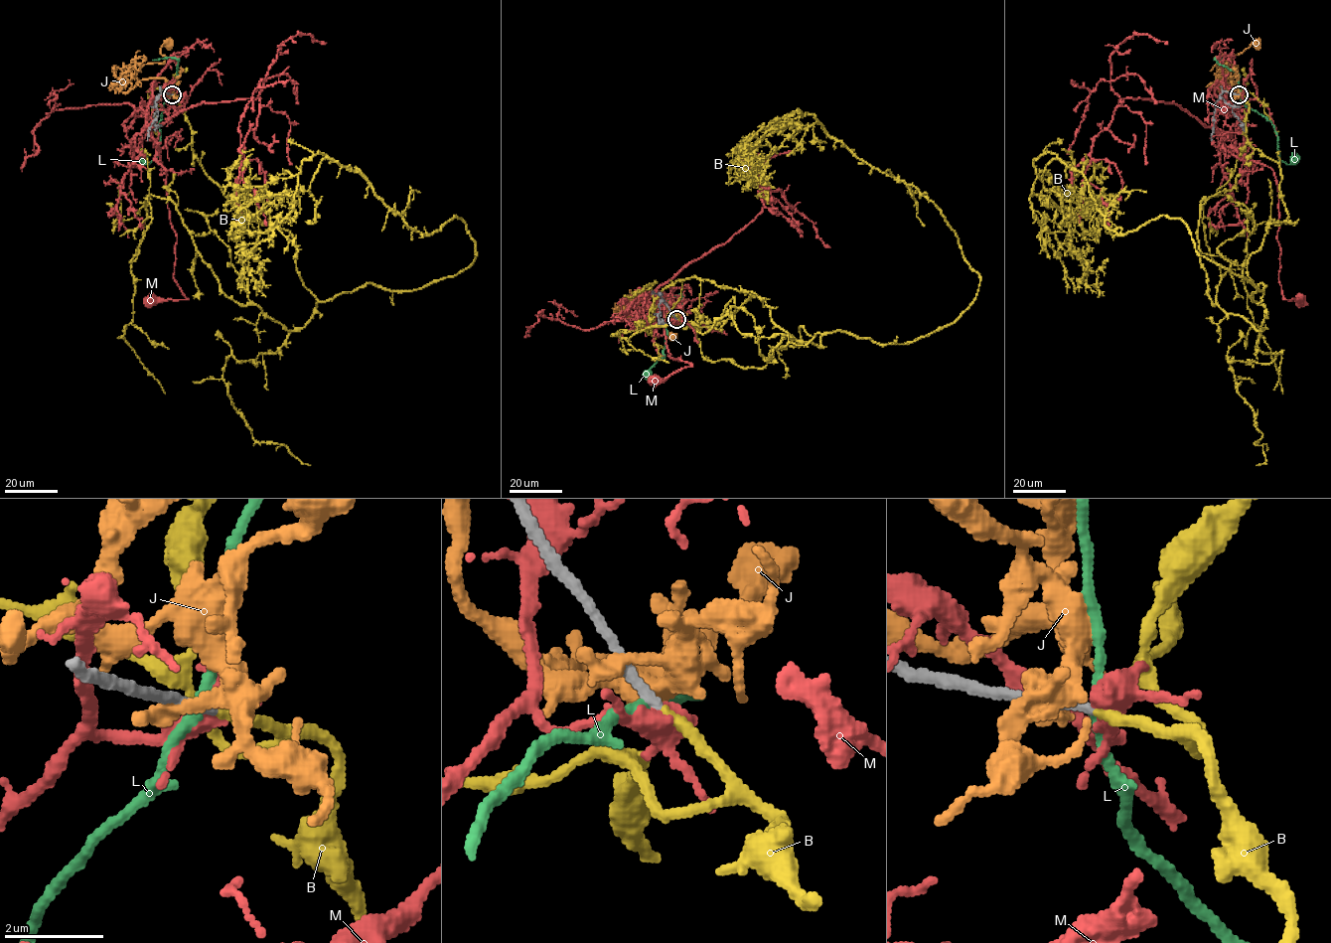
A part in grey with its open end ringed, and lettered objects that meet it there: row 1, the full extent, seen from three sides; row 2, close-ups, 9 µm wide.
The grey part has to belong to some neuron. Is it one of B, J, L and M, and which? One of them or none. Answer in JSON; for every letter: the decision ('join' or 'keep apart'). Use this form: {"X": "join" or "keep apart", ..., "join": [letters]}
{"B": "join", "J": "keep apart", "L": "keep apart", "M": "keep apart", "join": ["B"]}

